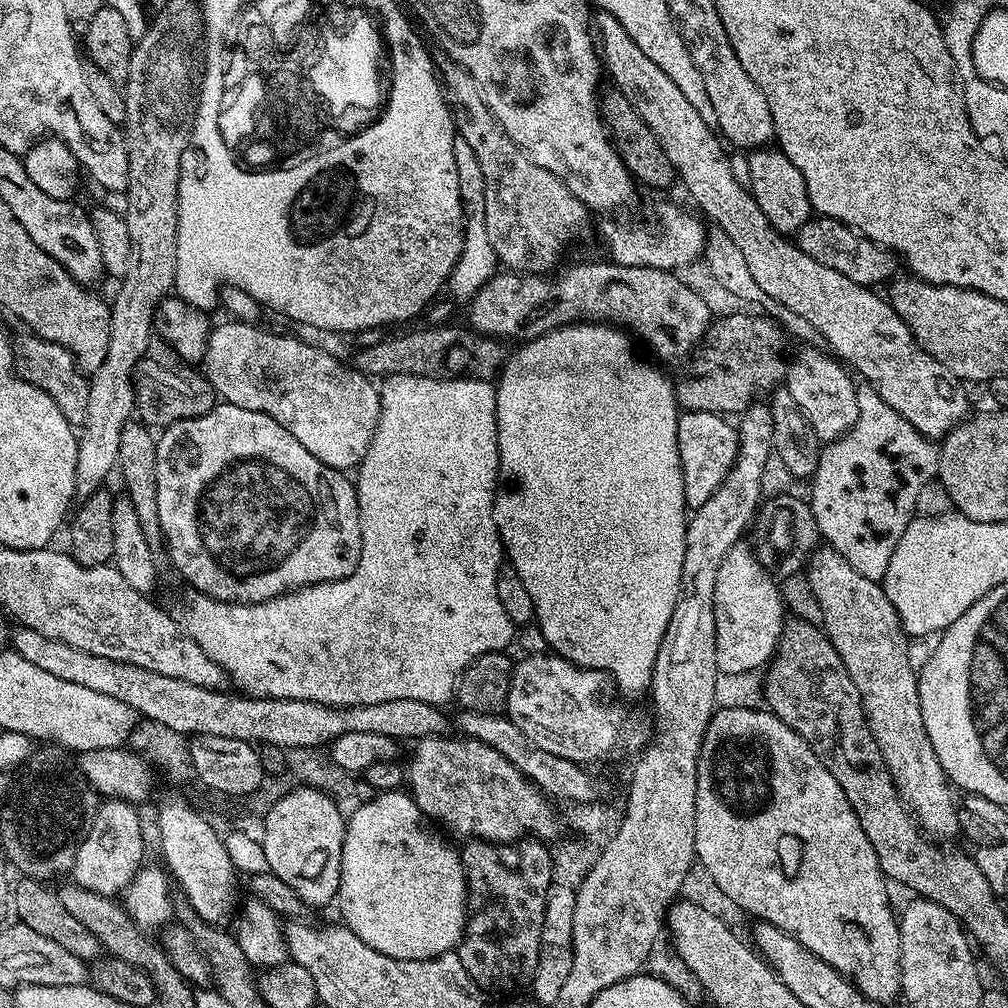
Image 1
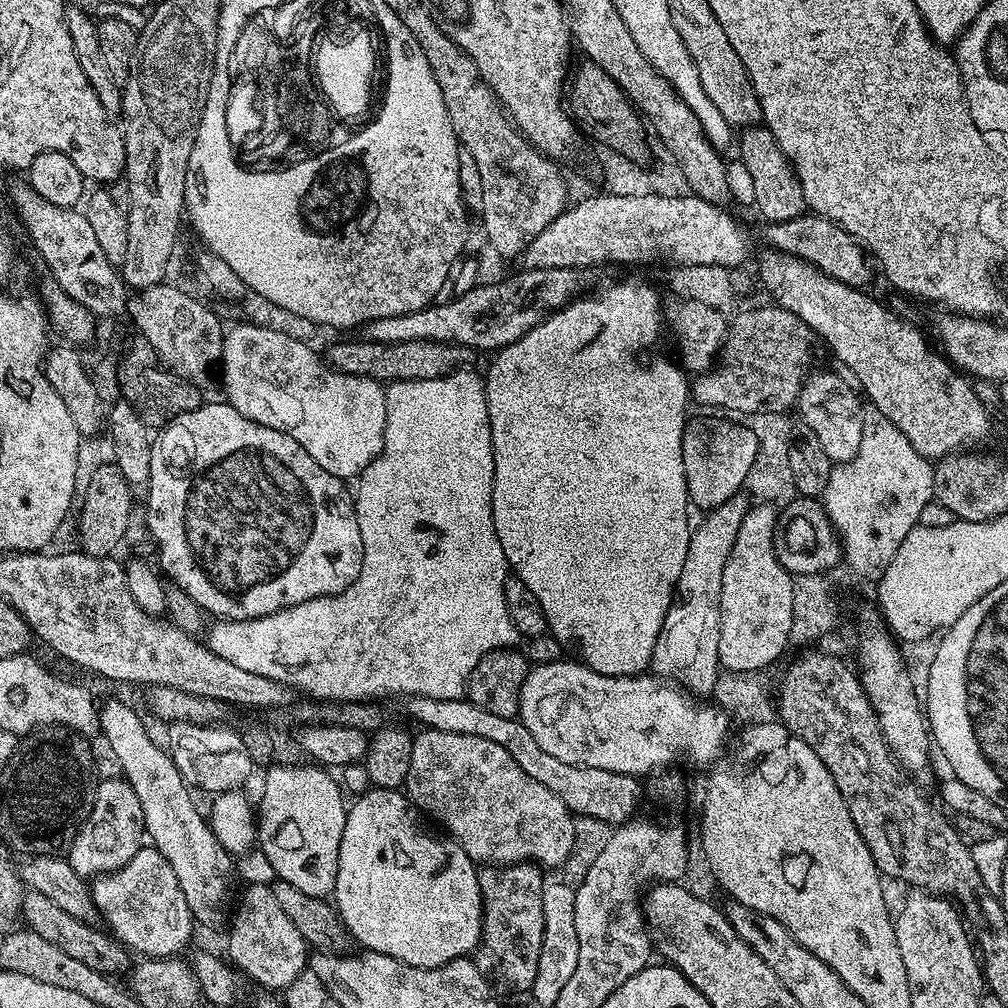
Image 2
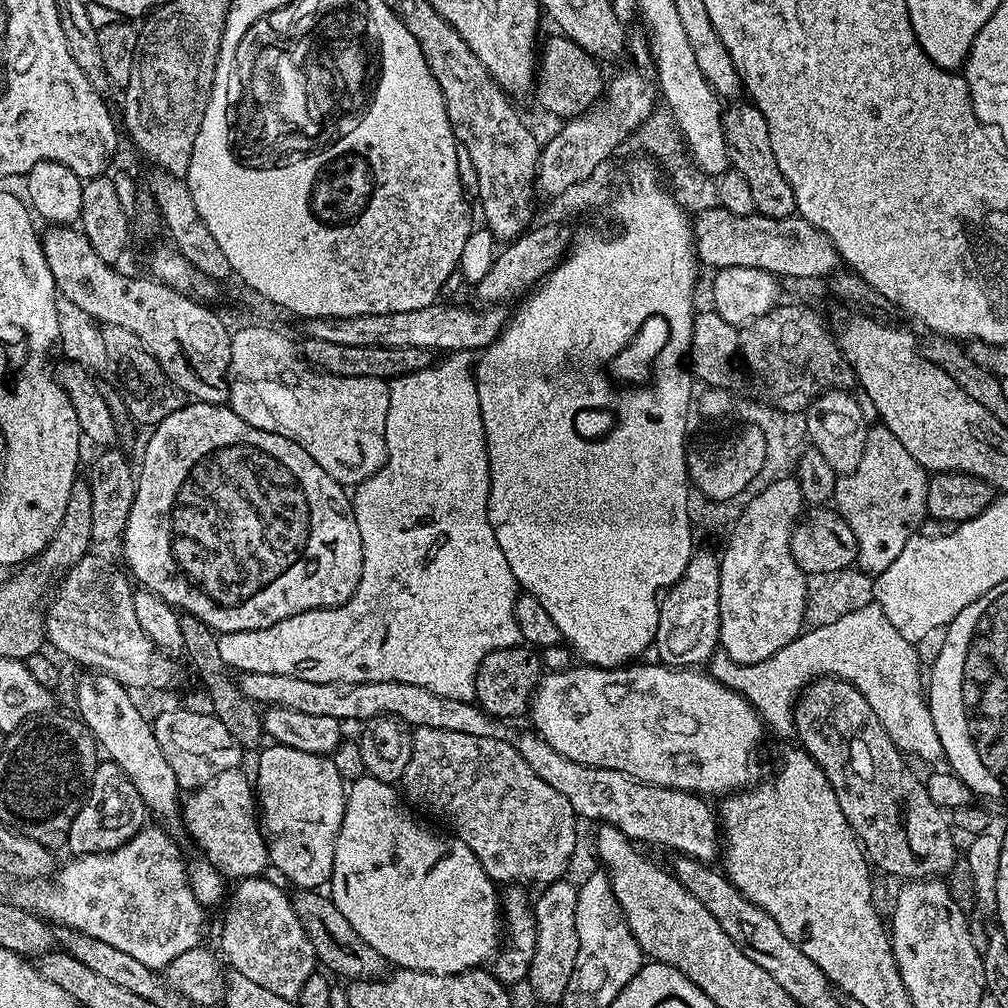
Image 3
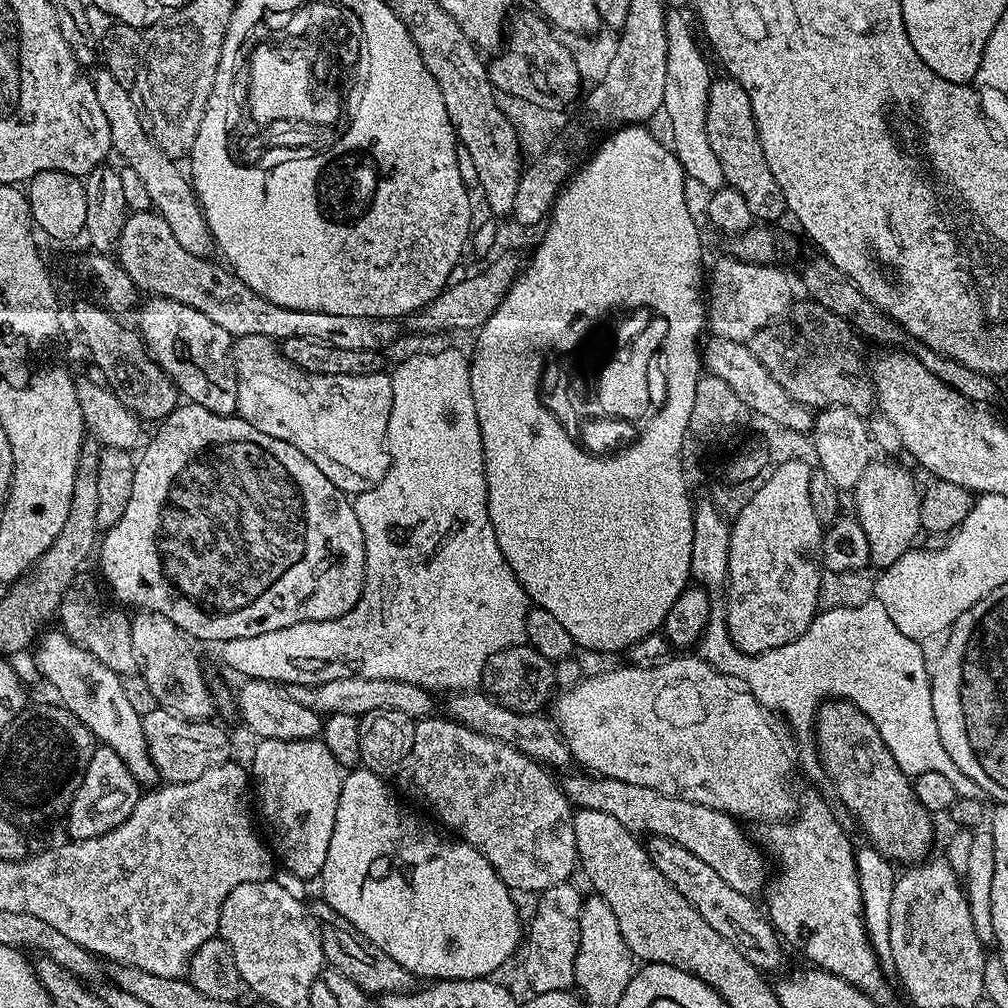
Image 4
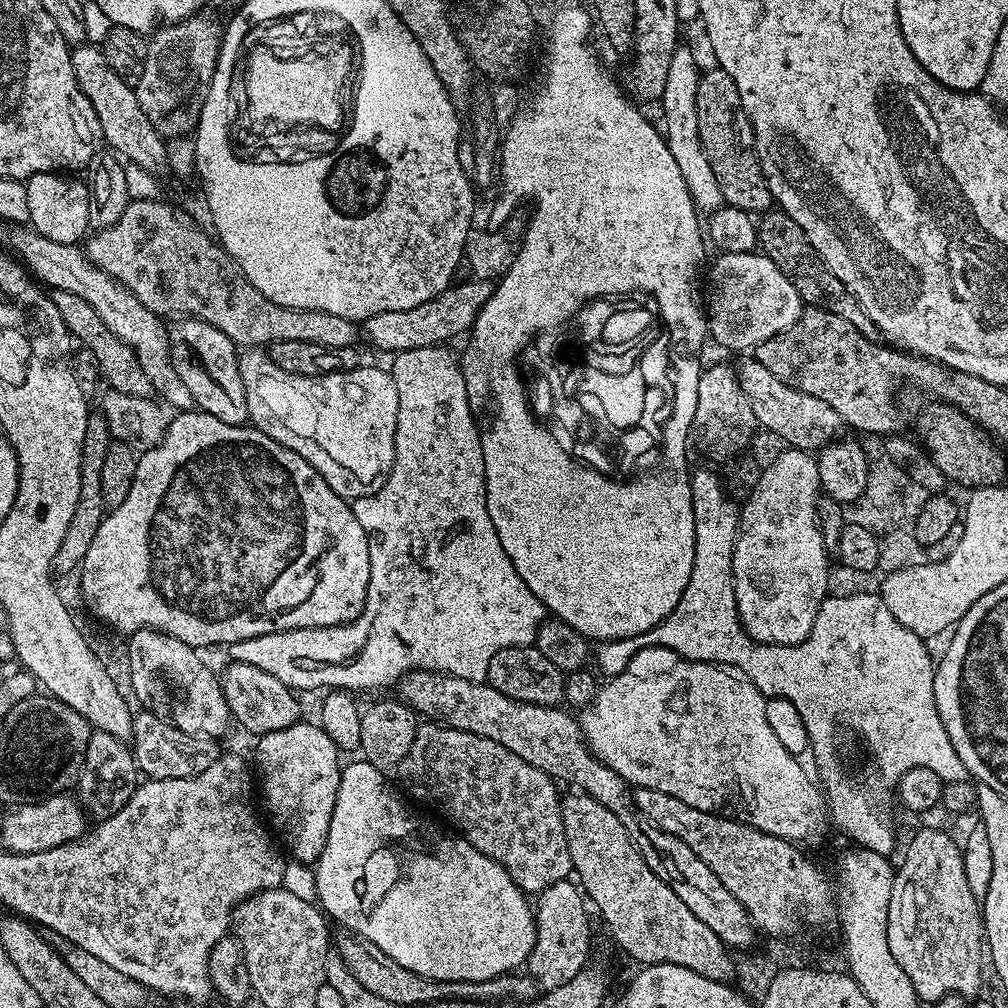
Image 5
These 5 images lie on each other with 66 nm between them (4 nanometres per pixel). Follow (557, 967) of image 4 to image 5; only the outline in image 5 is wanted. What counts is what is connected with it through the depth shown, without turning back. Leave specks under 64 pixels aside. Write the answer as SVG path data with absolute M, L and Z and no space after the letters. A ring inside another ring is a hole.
M571 879L559 880L538 893L534 904L536 937L526 961L527 975L535 978L541 989L566 986L574 974L589 963L588 951L592 948L592 928L588 925L589 905L579 885Z

